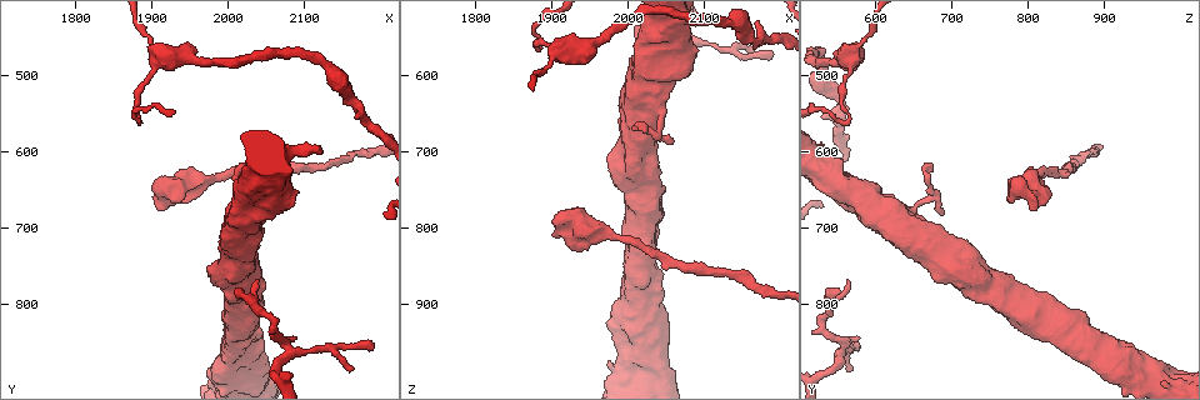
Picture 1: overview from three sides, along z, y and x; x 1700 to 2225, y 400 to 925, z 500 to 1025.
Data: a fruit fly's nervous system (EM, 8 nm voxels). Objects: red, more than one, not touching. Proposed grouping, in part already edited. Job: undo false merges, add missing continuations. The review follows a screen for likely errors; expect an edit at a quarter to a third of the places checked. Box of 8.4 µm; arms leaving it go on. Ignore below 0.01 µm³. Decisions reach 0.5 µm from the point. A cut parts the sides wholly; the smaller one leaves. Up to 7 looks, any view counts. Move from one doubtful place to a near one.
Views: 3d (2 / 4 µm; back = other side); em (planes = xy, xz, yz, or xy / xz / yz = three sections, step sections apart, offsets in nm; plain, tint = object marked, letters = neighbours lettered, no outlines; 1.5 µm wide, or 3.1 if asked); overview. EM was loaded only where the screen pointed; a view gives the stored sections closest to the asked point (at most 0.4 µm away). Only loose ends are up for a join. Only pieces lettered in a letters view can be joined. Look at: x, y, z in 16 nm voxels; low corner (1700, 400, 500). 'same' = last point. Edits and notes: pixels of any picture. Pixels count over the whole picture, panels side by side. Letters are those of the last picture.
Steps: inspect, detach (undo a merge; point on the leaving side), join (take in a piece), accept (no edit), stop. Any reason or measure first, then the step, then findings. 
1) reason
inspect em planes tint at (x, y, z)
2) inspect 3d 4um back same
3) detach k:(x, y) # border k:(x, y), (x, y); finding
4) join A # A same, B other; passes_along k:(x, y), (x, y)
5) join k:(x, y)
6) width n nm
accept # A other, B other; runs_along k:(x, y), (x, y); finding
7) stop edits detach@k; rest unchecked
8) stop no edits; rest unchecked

thin end
inspect 3d 2um at (2165, 885, 565)

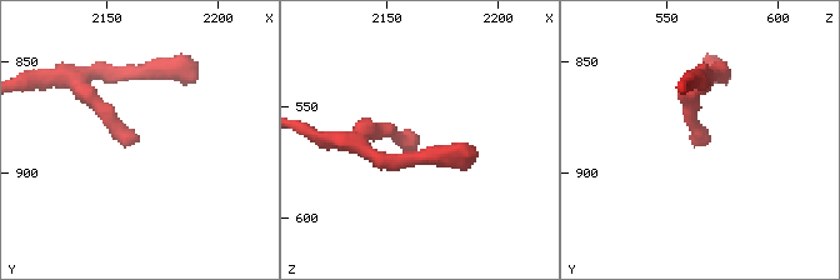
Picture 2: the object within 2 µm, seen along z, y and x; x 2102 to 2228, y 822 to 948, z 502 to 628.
inspect em planes letters at (2164, 882, 568)

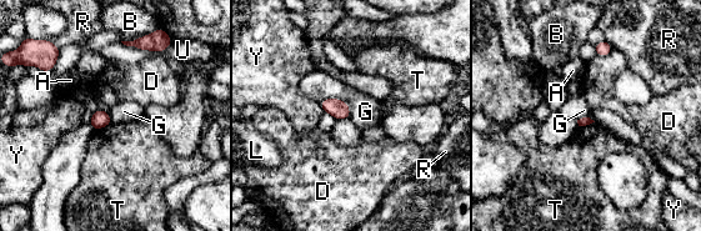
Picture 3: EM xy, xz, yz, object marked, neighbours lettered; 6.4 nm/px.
accept # A other, B other, D other, G other, L other, R other, T other, U other, Y other; border 3:(319, 103), (341, 99), (350, 116); no lettered piece goes on from it

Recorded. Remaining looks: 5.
tapers out
inspect 3d 2um at (2055, 685, 690)

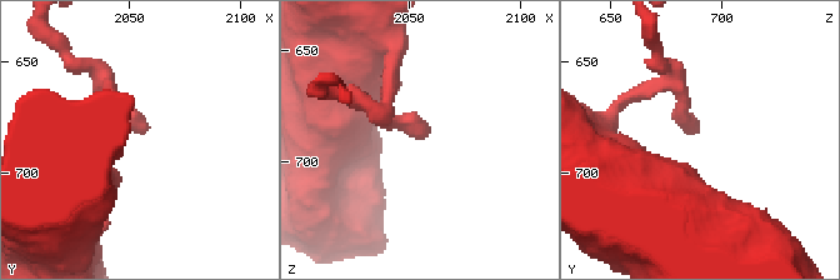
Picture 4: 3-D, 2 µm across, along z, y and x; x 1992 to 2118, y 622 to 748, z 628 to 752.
now the EM
inspect em planes plain at (2058, 681, 687)

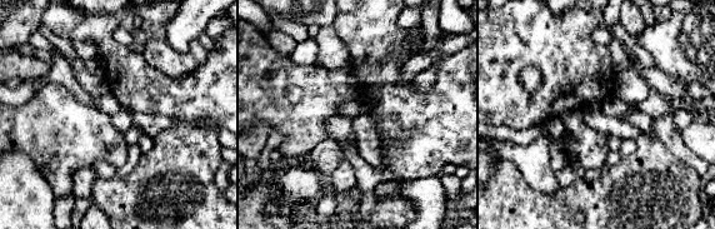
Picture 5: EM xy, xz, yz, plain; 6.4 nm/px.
inspect em planes letters same

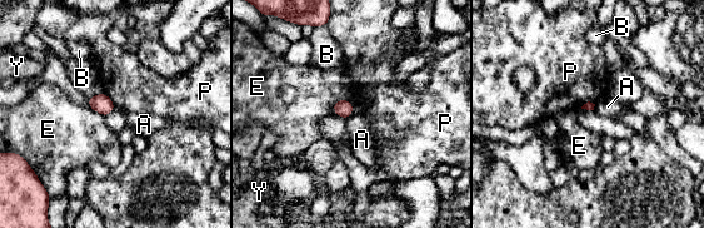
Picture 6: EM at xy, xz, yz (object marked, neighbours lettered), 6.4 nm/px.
accept # A other, B other, E other, P other, Y other; no lettered piece goes on from it

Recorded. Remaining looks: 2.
sudden change in width
inspect em xz step 4 letters at (1985, 635, 815)

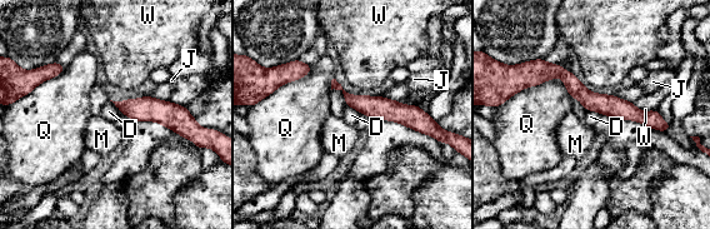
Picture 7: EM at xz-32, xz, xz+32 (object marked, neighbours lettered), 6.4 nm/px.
longest_contact Q 420 nm
accept # D other, J other, M other, Q other, W other; border 7:(109, 100), (121, 113); continuous, no second neuron

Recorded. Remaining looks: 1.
stop no edits; rest unchecked

